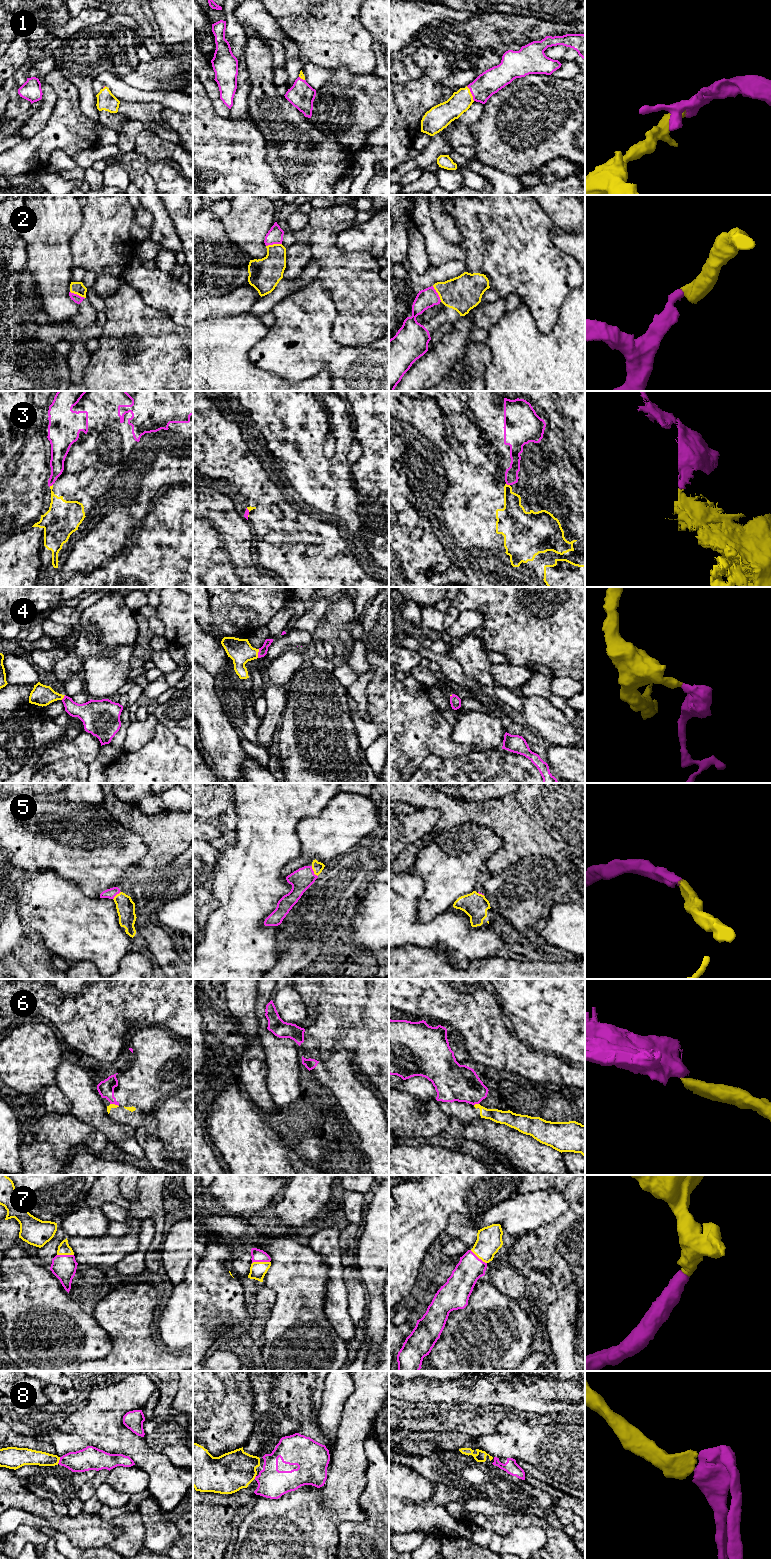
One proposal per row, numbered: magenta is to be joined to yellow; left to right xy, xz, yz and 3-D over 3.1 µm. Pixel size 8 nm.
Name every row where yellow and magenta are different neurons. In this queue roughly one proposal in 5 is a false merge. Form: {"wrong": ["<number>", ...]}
{"wrong": ["6"]}

